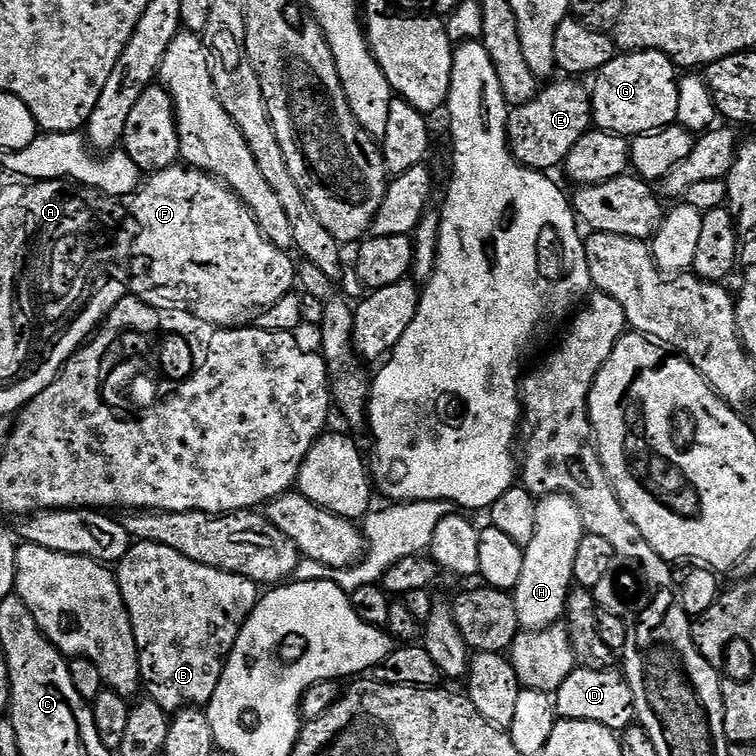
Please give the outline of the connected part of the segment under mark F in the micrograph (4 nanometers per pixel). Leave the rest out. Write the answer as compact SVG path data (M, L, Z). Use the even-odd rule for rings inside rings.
M173 166L163 168L161 172L151 173L141 183L138 191L131 197L132 216L136 219L136 224L140 229L136 232L136 277L133 275L130 280L131 295L137 296L142 302L146 302L155 308L162 310L182 310L191 312L193 321L204 324L212 324L216 328L235 328L249 323L248 320L257 310L267 310L275 306L283 296L289 295L298 284L298 264L288 257L289 253L285 249L274 246L266 237L264 231L258 226L251 210L233 195L232 189L223 180L217 180L215 176L200 172L197 168L187 166Z

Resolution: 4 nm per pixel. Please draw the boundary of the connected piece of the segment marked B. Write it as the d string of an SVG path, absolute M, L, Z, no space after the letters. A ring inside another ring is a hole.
M145 540L133 543L115 565L114 571L134 630L136 649L140 655L140 678L147 699L158 702L158 706L169 714L175 714L182 708L206 706L214 698L214 690L218 690L224 663L228 661L248 615L256 609L261 589L246 576L202 566L186 558L186 554L170 550L170 546Z

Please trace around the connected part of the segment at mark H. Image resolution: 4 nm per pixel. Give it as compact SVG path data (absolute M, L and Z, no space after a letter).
M545 496L536 505L538 523L534 525L534 538L530 546L524 549L522 562L522 578L518 578L518 586L514 589L516 609L520 619L521 629L539 630L550 628L564 615L564 607L568 601L568 593L574 587L574 557L578 555L578 542L586 535L584 531L584 515L580 508L569 496Z

